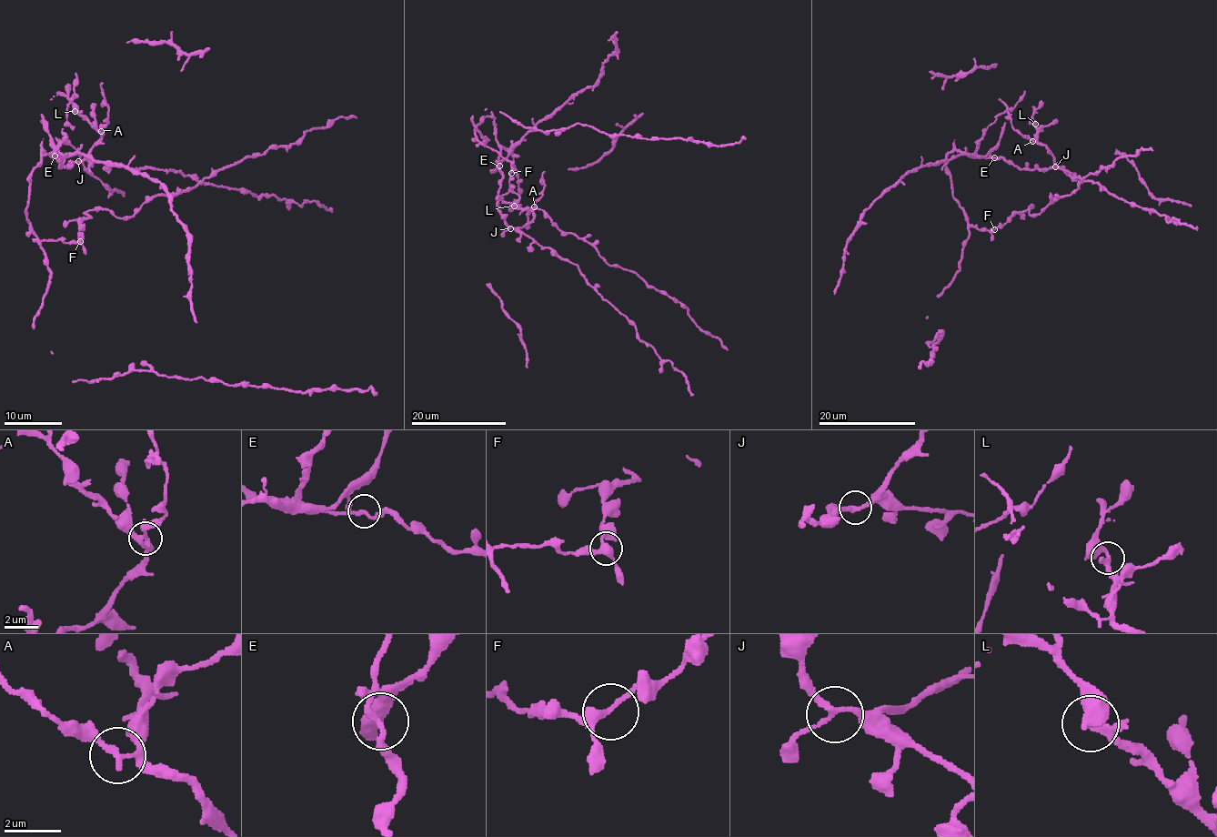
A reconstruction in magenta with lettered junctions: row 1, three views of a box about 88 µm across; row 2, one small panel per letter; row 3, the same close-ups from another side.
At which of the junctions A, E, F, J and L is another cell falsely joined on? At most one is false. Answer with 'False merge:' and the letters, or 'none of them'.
False merge: A

